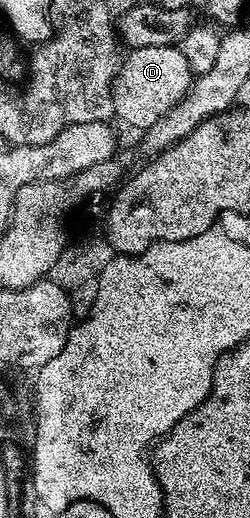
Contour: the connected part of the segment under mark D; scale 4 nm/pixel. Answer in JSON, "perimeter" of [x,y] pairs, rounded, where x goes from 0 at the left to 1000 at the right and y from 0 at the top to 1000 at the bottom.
{"perimeter":[[[592,87],[524,95],[492,110],[480,141],[448,162],[448,216],[528,247],[580,251],[704,203],[752,178],[776,153],[768,129],[744,120],[716,91]]]}

